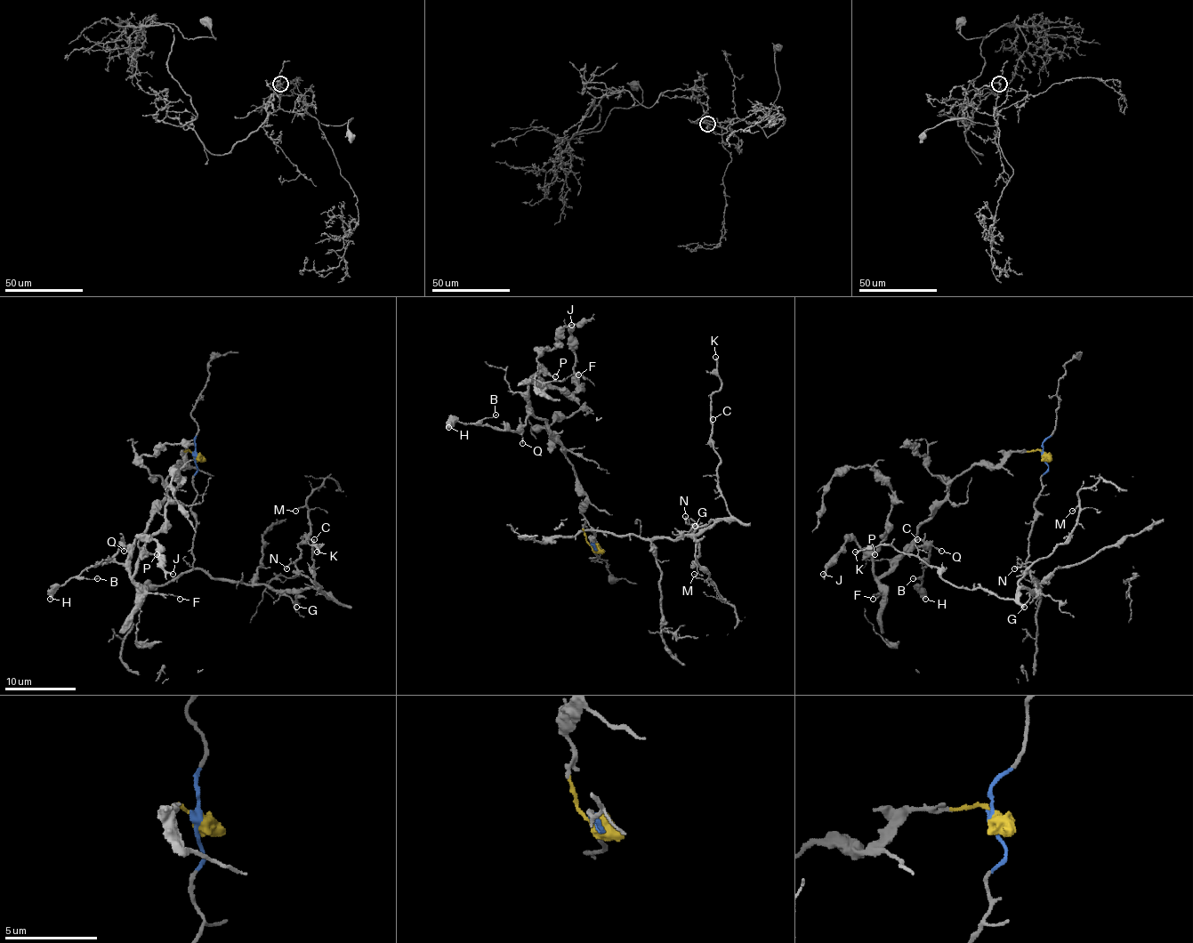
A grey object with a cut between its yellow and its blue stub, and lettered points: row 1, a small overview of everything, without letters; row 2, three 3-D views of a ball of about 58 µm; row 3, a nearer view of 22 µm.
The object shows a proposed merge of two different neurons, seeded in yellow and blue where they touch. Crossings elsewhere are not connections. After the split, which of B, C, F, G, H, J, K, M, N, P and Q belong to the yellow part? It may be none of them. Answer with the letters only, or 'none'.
B, F, H, J, P, Q

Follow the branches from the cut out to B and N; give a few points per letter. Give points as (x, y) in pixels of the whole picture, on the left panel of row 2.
B: (194, 455), (188, 450), (188, 466), (166, 479), (166, 500), (145, 530), (81, 572), (97, 577)
N: (194, 455), (192, 565), (213, 577), (269, 584), (276, 590), (315, 586), (295, 565), (292, 563), (286, 568)

